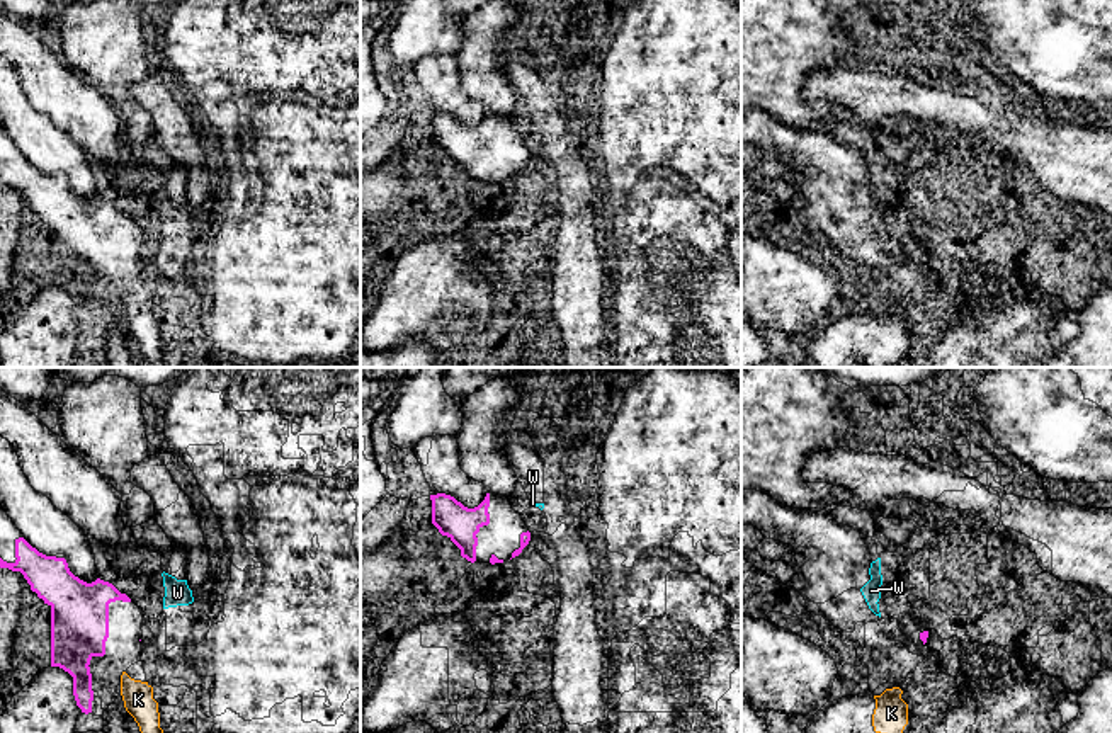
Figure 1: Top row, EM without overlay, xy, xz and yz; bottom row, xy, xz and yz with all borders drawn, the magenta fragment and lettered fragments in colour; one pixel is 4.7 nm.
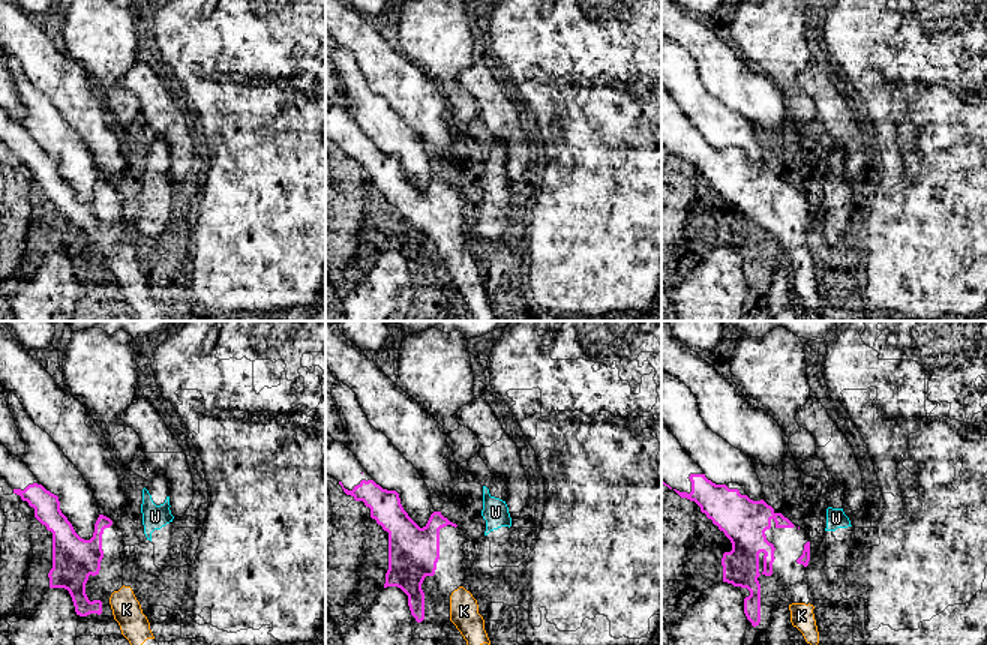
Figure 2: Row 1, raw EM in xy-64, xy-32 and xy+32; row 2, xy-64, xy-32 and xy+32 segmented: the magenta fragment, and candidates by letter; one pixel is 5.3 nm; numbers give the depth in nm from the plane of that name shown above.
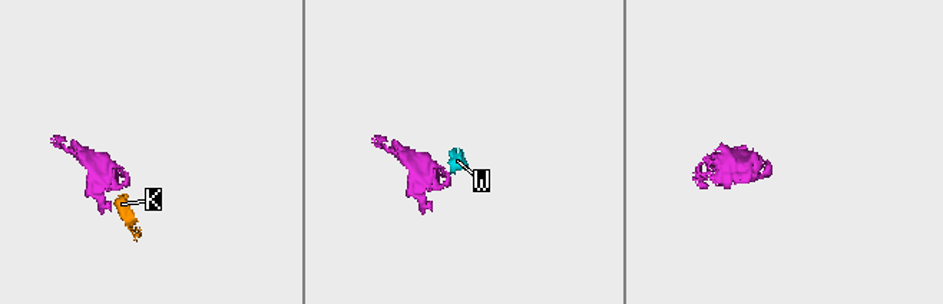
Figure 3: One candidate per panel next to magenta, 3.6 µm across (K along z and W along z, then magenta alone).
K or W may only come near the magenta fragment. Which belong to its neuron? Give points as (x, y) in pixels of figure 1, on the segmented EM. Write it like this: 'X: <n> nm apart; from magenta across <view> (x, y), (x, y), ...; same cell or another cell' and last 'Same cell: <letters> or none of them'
K: 120 nm apart; from magenta across xy (104, 653), (123, 672); same cell
W: 120 nm apart; from magenta across xz (527, 531), (531, 505); another cell
Same cell: K

